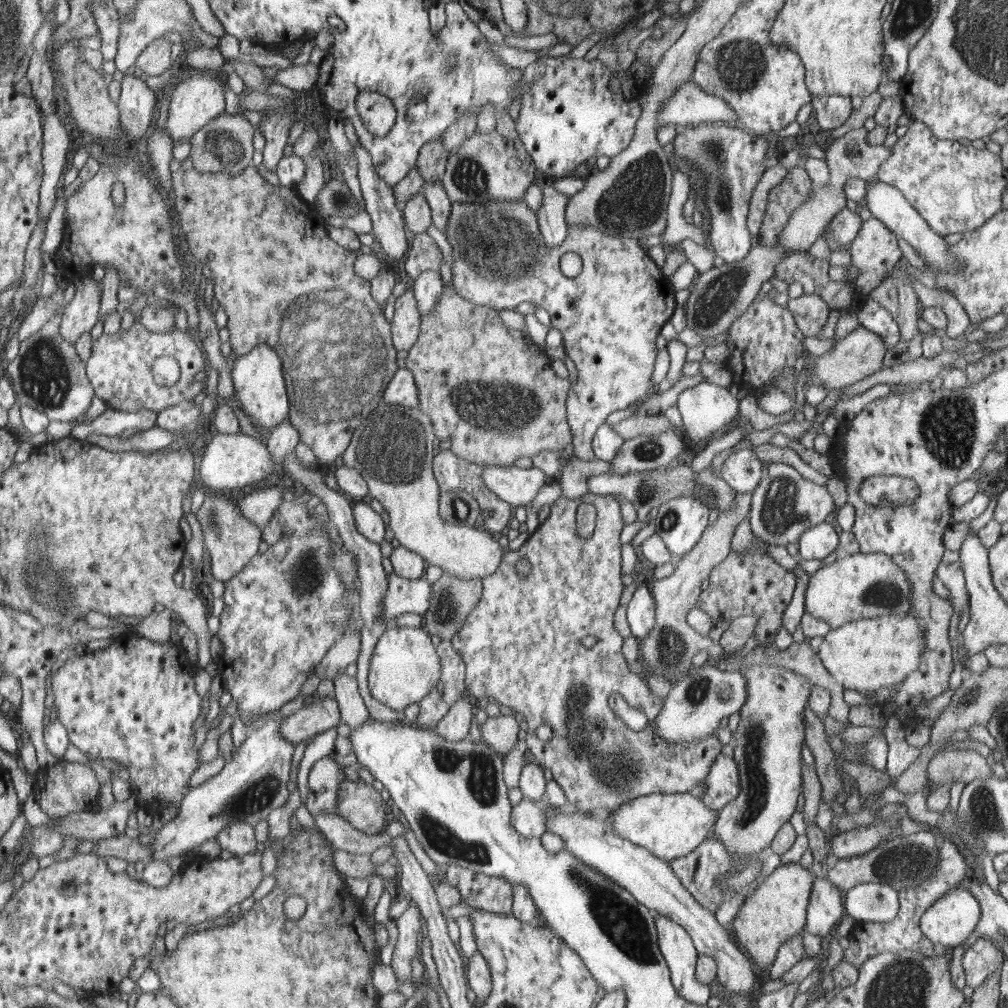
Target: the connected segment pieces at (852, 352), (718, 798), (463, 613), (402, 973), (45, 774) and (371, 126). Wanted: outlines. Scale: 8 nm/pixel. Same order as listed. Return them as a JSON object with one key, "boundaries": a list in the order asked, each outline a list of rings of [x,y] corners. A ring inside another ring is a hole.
{"boundaries":[[[[862,326],[858,327],[843,339],[840,339],[832,351],[820,357],[815,356],[815,382],[822,384],[828,391],[842,389],[856,384],[883,368],[883,360],[887,351],[884,339],[871,330]]],[[[730,755],[715,758],[705,780],[706,790],[698,793],[712,810],[721,810],[740,792],[739,770]]],[[[444,573],[441,582],[432,584],[432,606],[426,612],[426,622],[424,622],[424,630],[427,634],[432,634],[439,641],[451,641],[456,635],[460,634],[468,615],[472,614],[472,610],[480,603],[483,597],[483,582],[478,578],[474,579],[458,579],[448,573]]],[[[415,905],[404,911],[396,921],[398,939],[396,940],[391,967],[399,982],[412,976],[412,960],[420,954],[420,935],[424,931],[421,911]]],[[[58,760],[54,765],[41,766],[34,779],[36,800],[50,818],[90,809],[97,802],[100,783],[94,770],[82,763]]],[[[368,90],[356,97],[356,111],[366,130],[378,138],[386,138],[391,133],[398,117],[398,111],[390,99]]]]}

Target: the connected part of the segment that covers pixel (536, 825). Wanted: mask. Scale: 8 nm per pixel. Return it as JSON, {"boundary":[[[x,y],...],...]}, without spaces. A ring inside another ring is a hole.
{"boundary":[[[523,797],[513,808],[512,824],[520,834],[540,839],[547,831],[547,808],[544,807],[544,802],[539,803]]]}

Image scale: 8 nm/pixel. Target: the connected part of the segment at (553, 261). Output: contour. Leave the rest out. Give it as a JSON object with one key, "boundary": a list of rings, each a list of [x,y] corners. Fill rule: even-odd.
{"boundary":[[[523,198],[501,202],[496,199],[480,203],[452,202],[444,235],[455,255],[451,271],[453,285],[459,295],[472,302],[484,302],[484,306],[496,310],[531,302],[550,314],[551,324],[562,333],[565,352],[578,370],[577,382],[567,398],[571,433],[574,435],[571,442],[573,454],[580,460],[595,460],[593,437],[606,418],[642,397],[649,398],[660,392],[652,381],[652,374],[658,332],[676,308],[672,284],[664,278],[661,268],[638,246],[636,239],[606,235],[589,224],[568,224],[564,243],[548,249],[548,242],[540,231],[539,214],[525,204]],[[569,252],[578,254],[584,264],[582,271],[573,278],[560,271],[560,258]]]}

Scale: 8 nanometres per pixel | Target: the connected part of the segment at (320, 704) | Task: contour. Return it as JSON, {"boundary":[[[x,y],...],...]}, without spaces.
{"boundary":[[[316,697],[310,706],[304,706],[292,716],[286,717],[286,720],[282,720],[283,725],[279,728],[279,734],[297,745],[308,737],[337,727],[341,718],[337,700],[325,697],[320,701],[319,697]]]}

